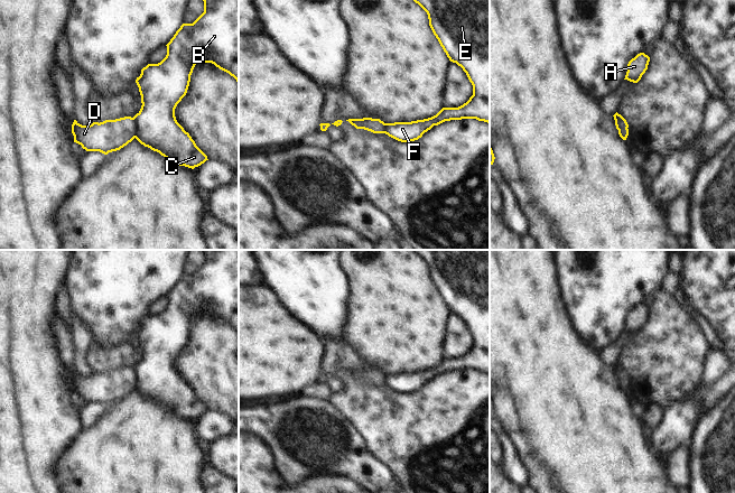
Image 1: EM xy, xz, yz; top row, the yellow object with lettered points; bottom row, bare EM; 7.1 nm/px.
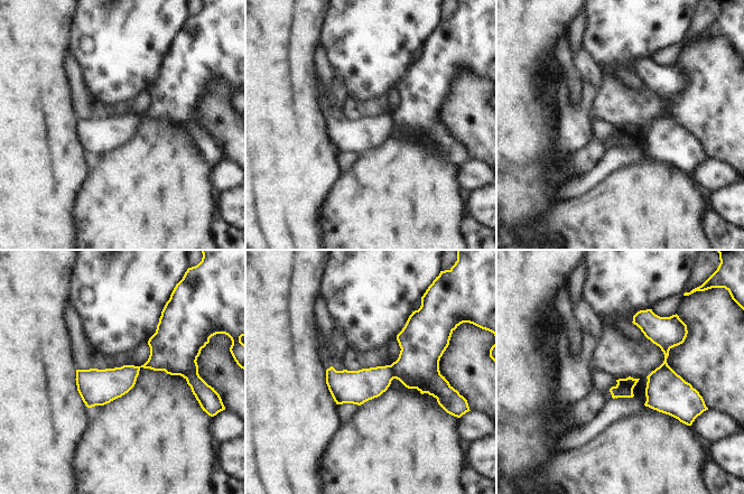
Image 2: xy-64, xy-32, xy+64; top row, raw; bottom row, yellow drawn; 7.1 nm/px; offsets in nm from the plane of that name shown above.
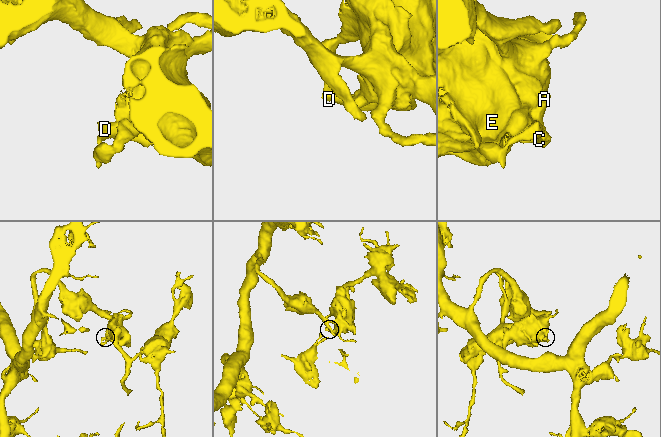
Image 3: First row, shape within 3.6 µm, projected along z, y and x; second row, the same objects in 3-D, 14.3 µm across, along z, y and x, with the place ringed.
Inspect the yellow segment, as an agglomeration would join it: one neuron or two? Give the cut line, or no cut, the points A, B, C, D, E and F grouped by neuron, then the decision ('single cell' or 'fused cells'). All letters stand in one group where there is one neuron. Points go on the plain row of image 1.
cut in xy along (133, 368), (136, 372), (136, 388); A B C E F / D; fused cells

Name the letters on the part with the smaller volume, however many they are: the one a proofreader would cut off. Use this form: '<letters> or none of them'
D

